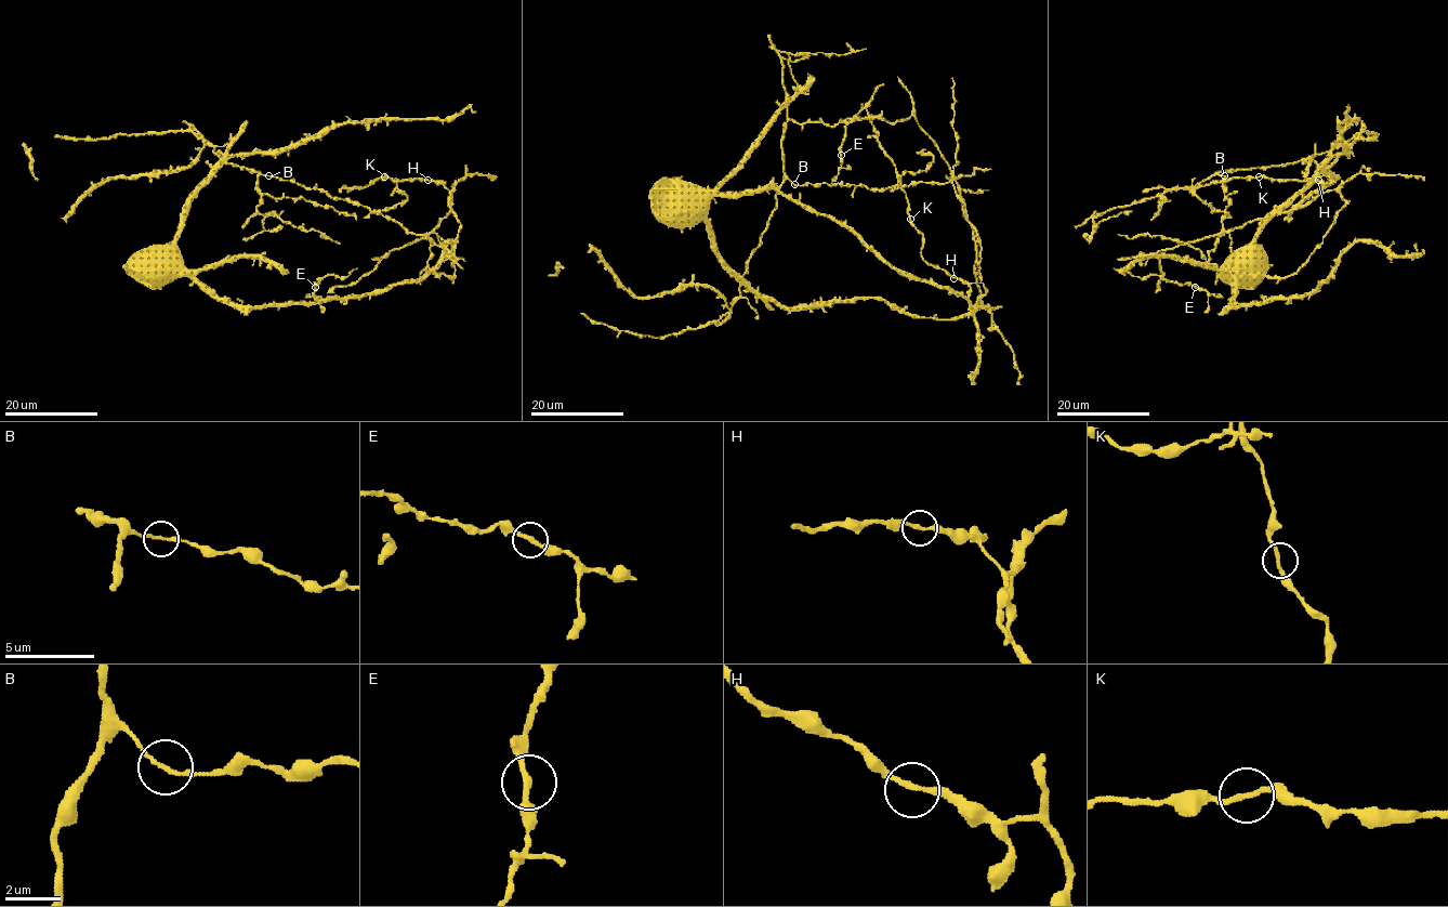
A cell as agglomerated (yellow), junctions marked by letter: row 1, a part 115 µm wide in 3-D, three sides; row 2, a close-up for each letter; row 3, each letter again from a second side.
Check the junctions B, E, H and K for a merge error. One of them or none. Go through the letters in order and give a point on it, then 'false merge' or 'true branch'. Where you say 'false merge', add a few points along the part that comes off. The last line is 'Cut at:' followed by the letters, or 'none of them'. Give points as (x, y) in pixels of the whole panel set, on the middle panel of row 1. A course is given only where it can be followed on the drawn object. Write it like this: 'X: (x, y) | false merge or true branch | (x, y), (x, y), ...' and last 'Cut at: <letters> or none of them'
B: (794, 184) | true branch
E: (841, 155) | true branch
H: (953, 278) | true branch
K: (910, 219) | true branch
Cut at: none of them

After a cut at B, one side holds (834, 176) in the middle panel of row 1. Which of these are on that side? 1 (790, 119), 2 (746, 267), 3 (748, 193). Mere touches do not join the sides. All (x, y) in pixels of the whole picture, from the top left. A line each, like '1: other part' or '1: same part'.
1: other part
2: other part
3: same part

